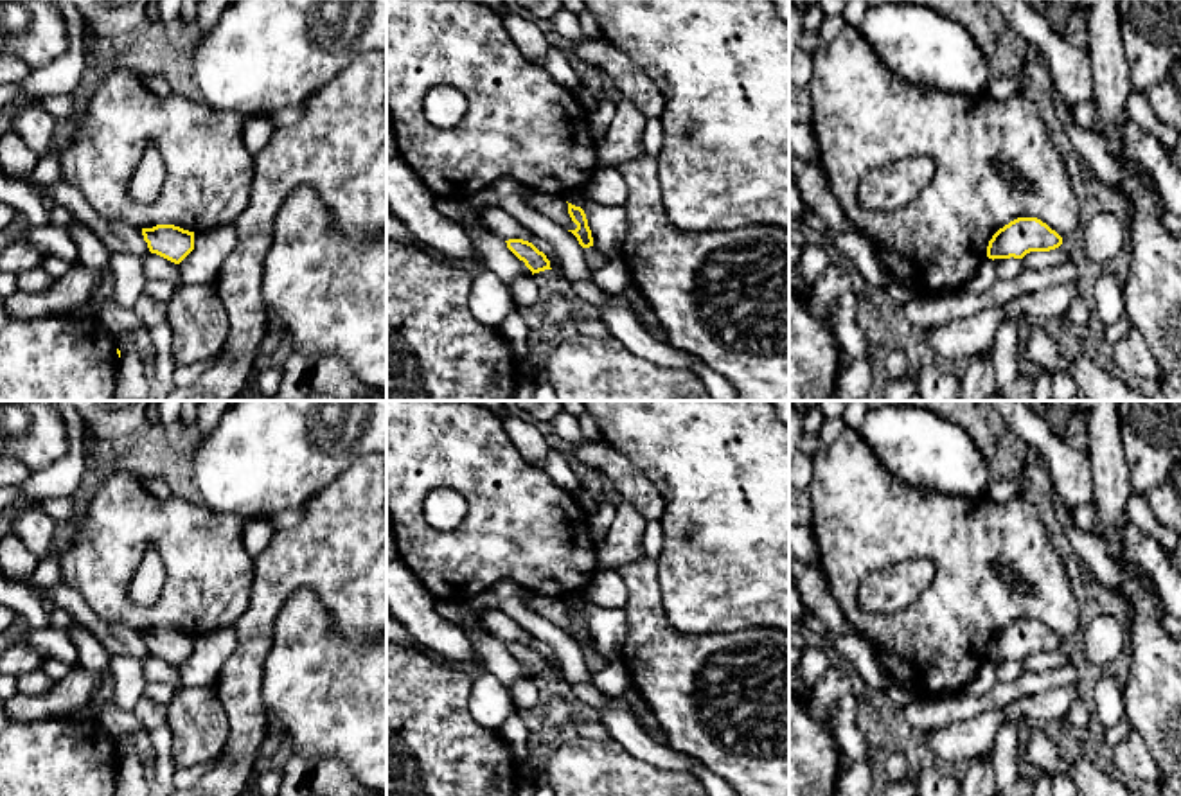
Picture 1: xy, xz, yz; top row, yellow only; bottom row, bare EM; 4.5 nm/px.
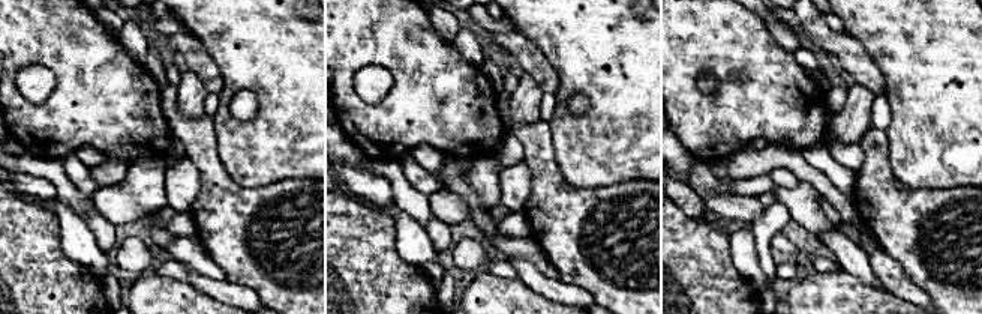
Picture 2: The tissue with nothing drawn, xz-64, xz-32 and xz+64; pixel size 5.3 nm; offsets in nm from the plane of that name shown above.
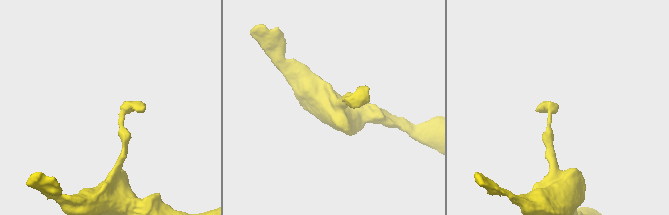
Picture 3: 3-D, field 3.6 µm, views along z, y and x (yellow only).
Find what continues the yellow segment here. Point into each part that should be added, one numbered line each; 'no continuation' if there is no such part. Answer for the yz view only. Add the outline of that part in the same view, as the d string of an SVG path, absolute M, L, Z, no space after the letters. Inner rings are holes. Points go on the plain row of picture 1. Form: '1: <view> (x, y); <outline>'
no continuation

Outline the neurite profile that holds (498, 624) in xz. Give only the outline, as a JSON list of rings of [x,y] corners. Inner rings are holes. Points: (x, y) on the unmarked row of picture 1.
[[[487,609],[482,616],[482,625],[491,636],[500,638],[502,641],[523,641],[532,645],[539,654],[546,658],[550,663],[550,670],[555,674],[561,674],[559,661],[554,654],[554,649],[546,645],[545,641],[534,638],[530,632],[527,632],[521,625],[518,625],[507,613],[502,609]]]

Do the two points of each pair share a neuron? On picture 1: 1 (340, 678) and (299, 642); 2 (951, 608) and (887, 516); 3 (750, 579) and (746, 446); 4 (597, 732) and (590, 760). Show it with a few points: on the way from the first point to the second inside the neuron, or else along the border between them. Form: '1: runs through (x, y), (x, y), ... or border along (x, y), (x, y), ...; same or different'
1: runs through (329, 672), (310, 653); same
2: runs through (951, 583), (948, 565), (912, 529); same
3: runs through (750, 547), (746, 478); same
4: border along (576, 734), (586, 739), (610, 739); different

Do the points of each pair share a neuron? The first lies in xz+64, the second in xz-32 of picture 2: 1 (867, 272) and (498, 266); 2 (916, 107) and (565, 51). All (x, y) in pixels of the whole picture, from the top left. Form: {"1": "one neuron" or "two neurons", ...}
{"1": "two neurons", "2": "one neuron"}

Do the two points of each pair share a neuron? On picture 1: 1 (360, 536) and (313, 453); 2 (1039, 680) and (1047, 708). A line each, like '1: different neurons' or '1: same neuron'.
1: different neurons
2: different neurons

